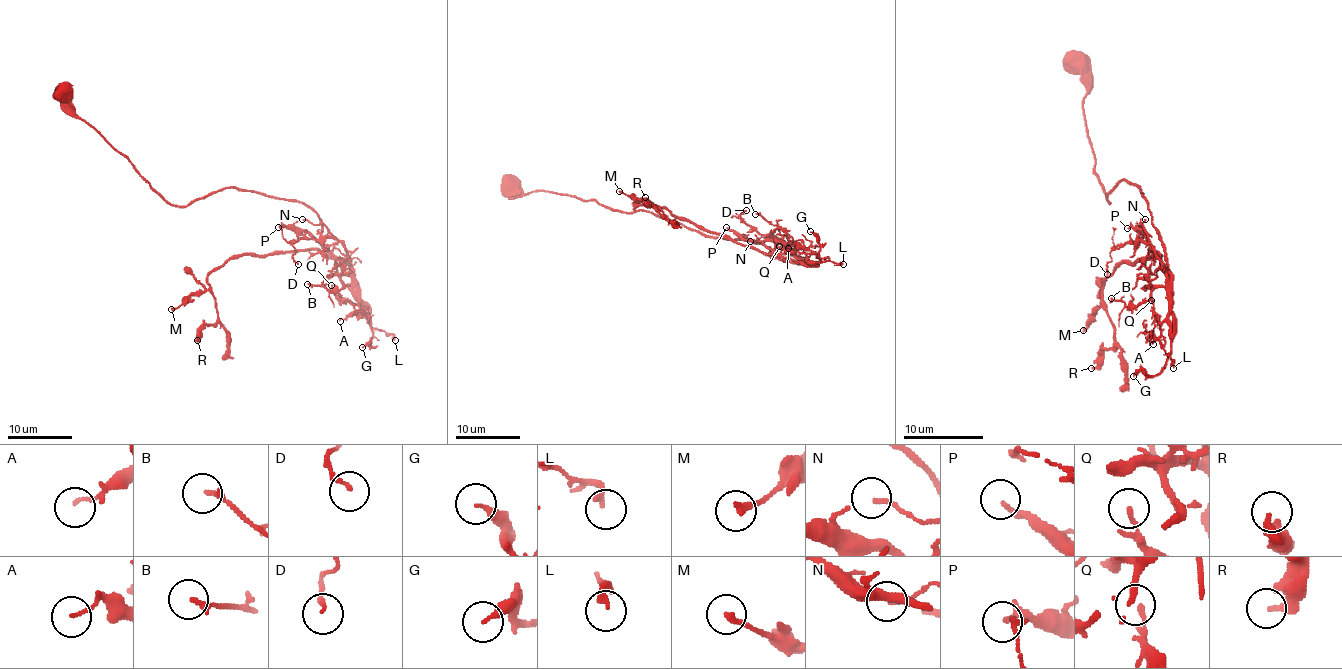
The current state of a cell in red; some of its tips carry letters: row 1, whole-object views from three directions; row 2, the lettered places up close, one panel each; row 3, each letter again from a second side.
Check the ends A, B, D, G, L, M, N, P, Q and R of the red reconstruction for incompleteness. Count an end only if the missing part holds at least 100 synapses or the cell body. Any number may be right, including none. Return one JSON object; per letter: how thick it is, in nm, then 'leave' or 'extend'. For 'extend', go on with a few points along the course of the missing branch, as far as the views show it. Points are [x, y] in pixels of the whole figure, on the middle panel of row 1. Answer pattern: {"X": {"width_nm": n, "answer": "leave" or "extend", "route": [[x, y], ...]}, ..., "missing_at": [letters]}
{"A": {"width_nm": 120, "answer": "leave"}, "B": {"width_nm": 190, "answer": "leave"}, "D": {"width_nm": 130, "answer": "leave"}, "G": {"width_nm": 240, "answer": "leave"}, "L": {"width_nm": 190, "answer": "leave"}, "M": {"width_nm": 220, "answer": "leave"}, "N": {"width_nm": 160, "answer": "leave"}, "P": {"width_nm": 240, "answer": "leave"}, "Q": {"width_nm": 150, "answer": "leave"}, "R": {"width_nm": 260, "answer": "leave"}, "missing_at": []}

